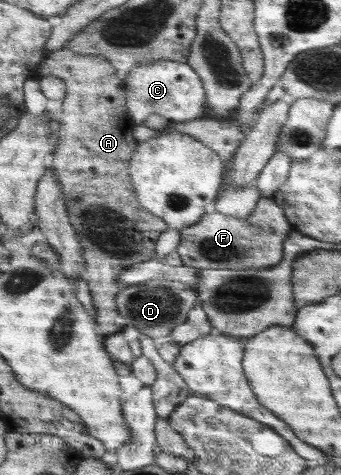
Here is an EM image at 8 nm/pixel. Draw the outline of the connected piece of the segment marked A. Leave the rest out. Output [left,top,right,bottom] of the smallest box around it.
[36,48,168,338]

